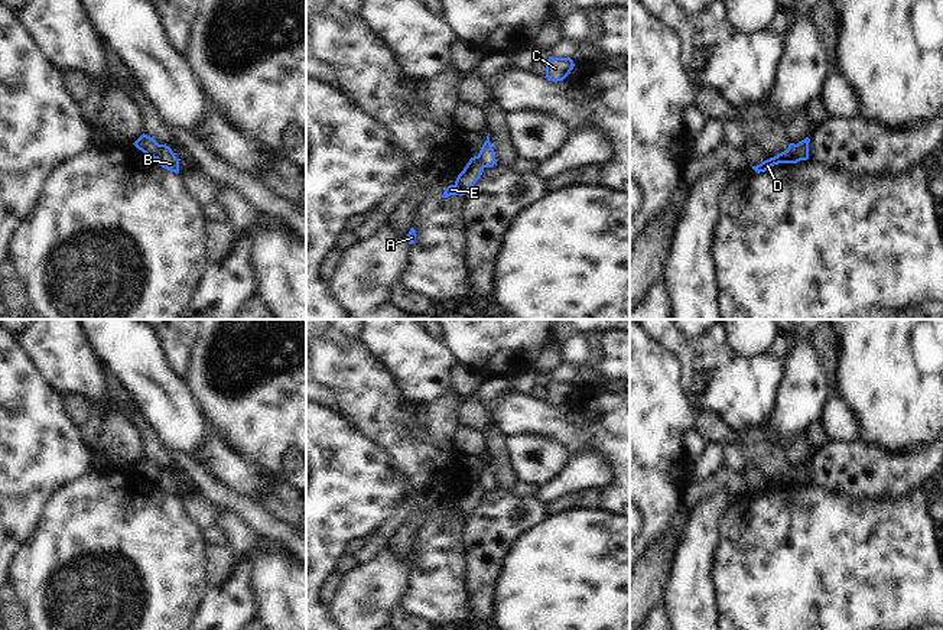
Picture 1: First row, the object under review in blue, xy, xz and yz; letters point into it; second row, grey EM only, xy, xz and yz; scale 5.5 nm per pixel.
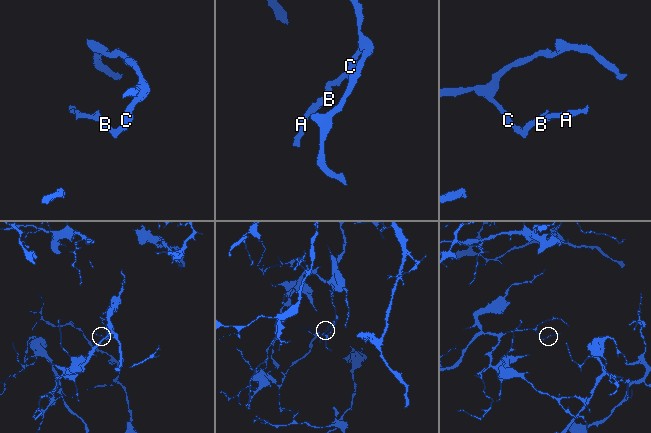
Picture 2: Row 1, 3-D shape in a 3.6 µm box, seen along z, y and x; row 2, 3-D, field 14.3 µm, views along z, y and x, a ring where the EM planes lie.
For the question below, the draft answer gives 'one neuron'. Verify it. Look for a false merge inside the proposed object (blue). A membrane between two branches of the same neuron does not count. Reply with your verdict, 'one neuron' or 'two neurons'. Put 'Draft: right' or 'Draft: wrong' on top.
Draft: wrong
two neurons

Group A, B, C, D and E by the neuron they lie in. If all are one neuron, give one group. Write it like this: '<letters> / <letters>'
A E / B C D

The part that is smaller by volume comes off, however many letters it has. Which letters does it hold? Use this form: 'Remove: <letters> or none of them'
Remove: A, E

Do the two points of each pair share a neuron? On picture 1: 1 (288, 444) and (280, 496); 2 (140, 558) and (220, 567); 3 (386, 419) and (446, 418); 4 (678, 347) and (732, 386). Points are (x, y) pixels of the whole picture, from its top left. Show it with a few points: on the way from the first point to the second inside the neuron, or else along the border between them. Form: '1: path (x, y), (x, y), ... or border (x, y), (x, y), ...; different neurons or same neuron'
1: border (283, 480), (290, 487); different neurons
2: border (207, 546), (205, 578), (210, 585); different neurons
3: border (422, 409), (426, 434), (438, 448); different neurons
4: path (691, 351), (719, 377); same neuron

